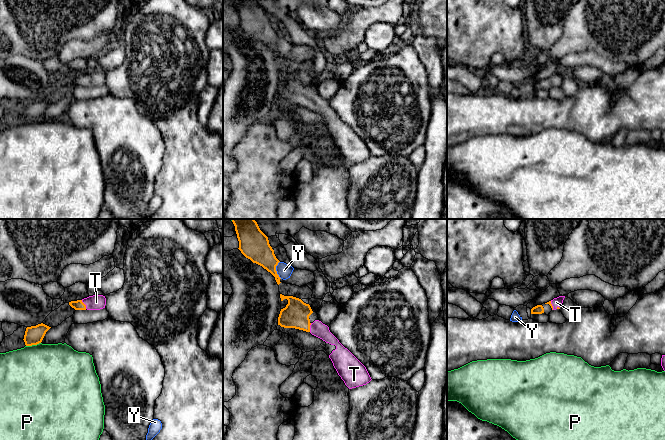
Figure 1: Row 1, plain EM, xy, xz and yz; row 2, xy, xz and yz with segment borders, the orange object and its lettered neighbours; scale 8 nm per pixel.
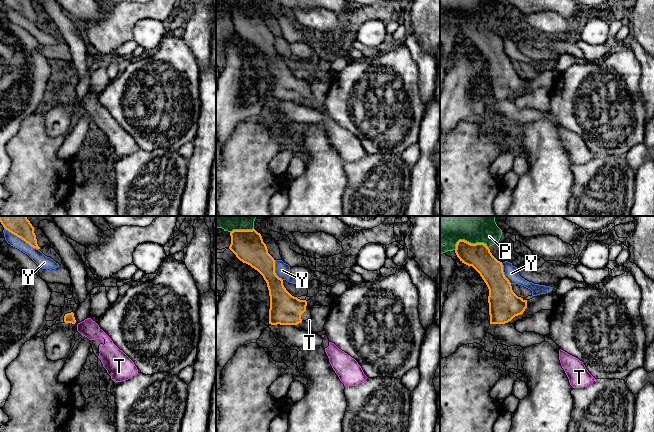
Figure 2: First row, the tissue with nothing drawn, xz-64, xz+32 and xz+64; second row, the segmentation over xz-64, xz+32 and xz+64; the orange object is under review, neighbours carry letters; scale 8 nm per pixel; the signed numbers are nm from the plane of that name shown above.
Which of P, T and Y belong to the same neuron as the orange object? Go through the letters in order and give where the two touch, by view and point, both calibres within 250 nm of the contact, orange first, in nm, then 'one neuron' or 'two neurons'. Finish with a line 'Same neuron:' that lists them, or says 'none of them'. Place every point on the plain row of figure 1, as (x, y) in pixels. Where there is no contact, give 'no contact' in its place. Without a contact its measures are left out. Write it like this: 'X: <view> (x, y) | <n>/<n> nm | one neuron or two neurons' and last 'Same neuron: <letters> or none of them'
P: xy (33, 120) | 150/480 nm | two neurons
T: xy (84, 80) | 80/130 nm | one neuron
Y: xz (275, 46) | 220/120 nm | two neurons
Same neuron: T

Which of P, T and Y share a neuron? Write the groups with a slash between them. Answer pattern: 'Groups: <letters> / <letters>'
Groups: P / T / Y

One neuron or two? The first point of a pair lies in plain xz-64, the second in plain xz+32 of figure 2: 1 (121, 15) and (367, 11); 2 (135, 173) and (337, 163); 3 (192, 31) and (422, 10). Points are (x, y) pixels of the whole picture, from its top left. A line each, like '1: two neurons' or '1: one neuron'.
1: one neuron
2: two neurons
3: two neurons

